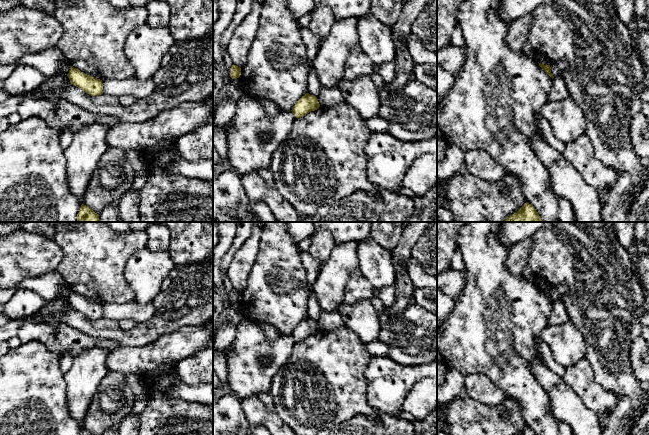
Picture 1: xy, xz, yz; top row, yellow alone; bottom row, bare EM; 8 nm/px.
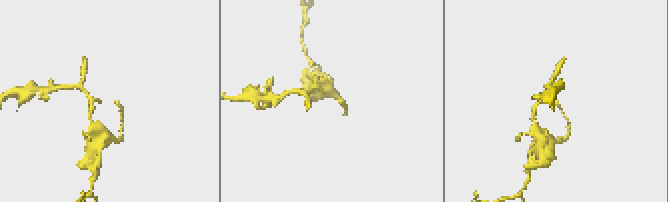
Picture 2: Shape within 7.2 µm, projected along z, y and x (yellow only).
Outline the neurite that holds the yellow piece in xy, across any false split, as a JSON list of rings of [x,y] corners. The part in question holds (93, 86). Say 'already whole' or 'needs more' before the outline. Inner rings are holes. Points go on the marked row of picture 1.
already whole; [[[70,66],[68,73],[70,83],[82,89],[91,96],[103,94],[102,80],[89,76],[80,70]]]

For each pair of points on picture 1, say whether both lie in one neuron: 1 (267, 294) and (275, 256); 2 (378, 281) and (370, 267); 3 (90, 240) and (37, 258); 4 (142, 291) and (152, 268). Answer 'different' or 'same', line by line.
1: same
2: same
3: different
4: same

